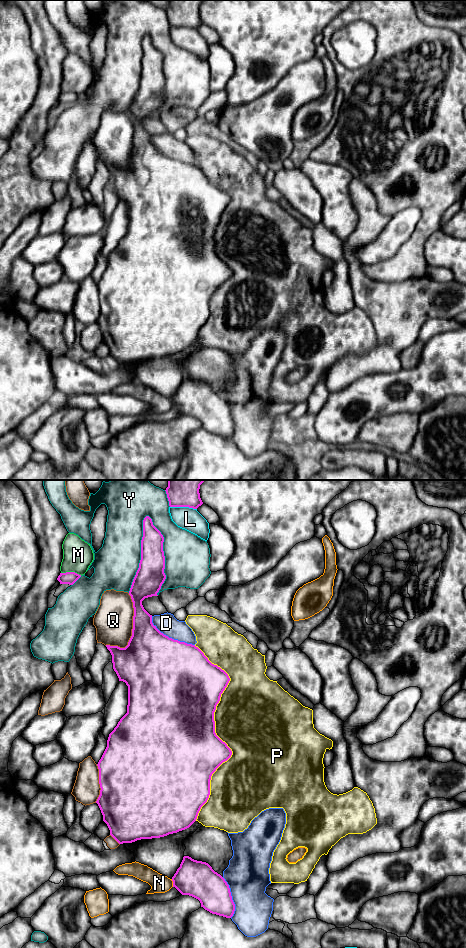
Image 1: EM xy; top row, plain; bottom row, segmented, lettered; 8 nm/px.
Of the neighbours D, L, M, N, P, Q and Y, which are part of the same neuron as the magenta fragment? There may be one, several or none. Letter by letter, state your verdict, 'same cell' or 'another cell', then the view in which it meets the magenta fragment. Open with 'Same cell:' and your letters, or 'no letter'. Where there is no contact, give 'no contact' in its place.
Same cell: no letter
D: another cell; contact in xy
L: another cell; contact in xy
M: another cell; contact in xy
N: another cell; contact in xy
P: another cell; contact in xy
Q: another cell; contact in xy
Y: another cell; contact in xy

